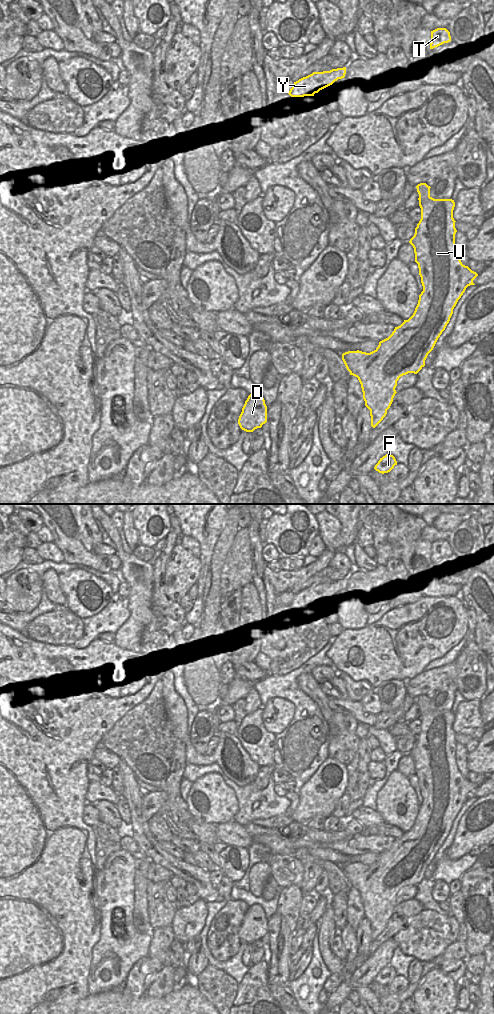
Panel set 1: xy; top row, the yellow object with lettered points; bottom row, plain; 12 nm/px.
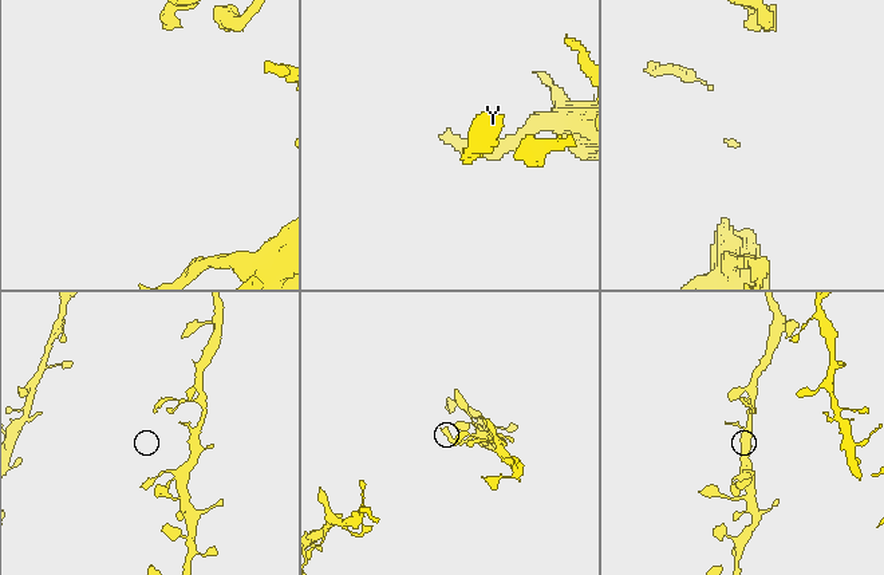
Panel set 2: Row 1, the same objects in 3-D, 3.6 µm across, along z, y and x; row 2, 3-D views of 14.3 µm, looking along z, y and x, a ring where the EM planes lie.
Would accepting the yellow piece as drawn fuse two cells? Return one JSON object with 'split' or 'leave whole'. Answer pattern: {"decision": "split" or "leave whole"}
{"decision": "leave whole"}

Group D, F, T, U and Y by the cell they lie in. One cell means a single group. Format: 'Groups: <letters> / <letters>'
Groups: D F T U Y

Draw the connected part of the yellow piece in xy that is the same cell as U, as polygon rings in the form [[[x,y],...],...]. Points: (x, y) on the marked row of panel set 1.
[[[420,183],[416,188],[419,194],[418,200],[421,208],[421,219],[409,243],[414,248],[415,262],[418,264],[423,291],[419,295],[415,311],[408,320],[404,320],[400,326],[395,327],[388,338],[380,341],[378,347],[374,351],[366,353],[357,350],[342,354],[342,360],[347,370],[350,372],[350,375],[357,377],[361,384],[363,399],[365,401],[365,406],[370,410],[371,426],[373,428],[386,416],[387,410],[390,408],[393,398],[397,393],[395,388],[399,378],[408,373],[417,374],[425,366],[425,360],[449,323],[453,314],[453,309],[458,300],[468,286],[475,285],[473,280],[478,276],[476,272],[462,264],[455,248],[455,234],[457,230],[455,228],[456,221],[453,218],[453,210],[455,207],[454,200],[432,198],[430,196],[431,187],[426,183]]]

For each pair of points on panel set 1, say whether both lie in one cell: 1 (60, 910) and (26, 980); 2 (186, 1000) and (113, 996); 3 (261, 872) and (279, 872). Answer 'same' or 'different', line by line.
1: same
2: same
3: different

